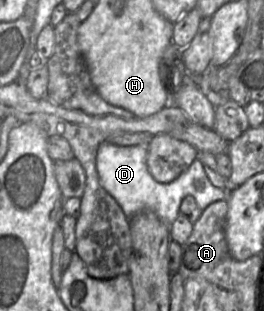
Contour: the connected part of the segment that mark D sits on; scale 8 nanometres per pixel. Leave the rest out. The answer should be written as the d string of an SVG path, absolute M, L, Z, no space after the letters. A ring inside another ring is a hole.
M108 141L102 142L96 153L96 170L100 185L116 200L129 219L141 211L152 211L166 225L170 226L180 214L180 204L184 197L193 196L198 206L204 210L218 200L226 199L227 189L215 187L207 177L198 158L170 183L160 183L150 174L147 164L147 143L134 146L119 146ZM195 180L201 180L202 189L197 189Z

